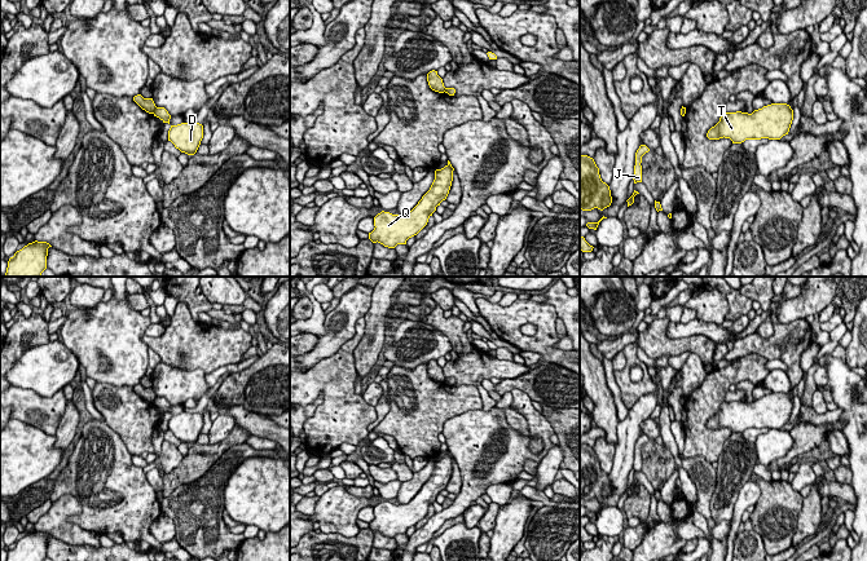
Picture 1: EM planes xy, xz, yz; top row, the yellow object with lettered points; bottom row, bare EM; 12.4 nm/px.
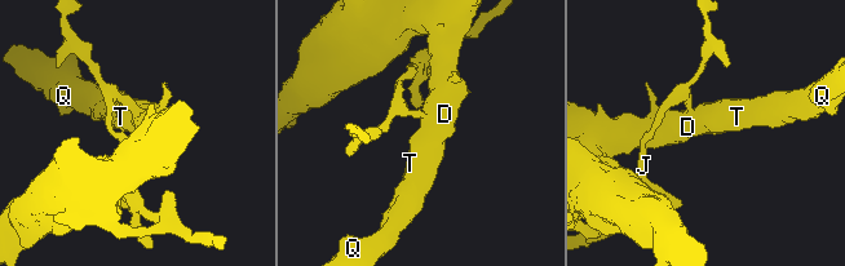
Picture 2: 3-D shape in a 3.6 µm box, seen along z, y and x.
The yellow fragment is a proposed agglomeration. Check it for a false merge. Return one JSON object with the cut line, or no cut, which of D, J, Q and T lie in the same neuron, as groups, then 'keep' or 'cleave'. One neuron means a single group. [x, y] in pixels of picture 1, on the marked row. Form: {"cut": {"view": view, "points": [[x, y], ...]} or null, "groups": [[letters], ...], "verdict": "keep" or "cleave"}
{"cut": {"view": "xy", "points": [[157, 107], [153, 113]]}, "groups": [["D", "Q", "T"], ["J"]], "verdict": "cleave"}

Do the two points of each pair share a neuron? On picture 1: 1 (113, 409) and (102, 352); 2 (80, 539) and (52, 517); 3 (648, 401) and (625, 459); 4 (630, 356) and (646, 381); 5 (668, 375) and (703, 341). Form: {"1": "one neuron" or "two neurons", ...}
{"1": "two neurons", "2": "one neuron", "3": "one neuron", "4": "one neuron", "5": "two neurons"}

